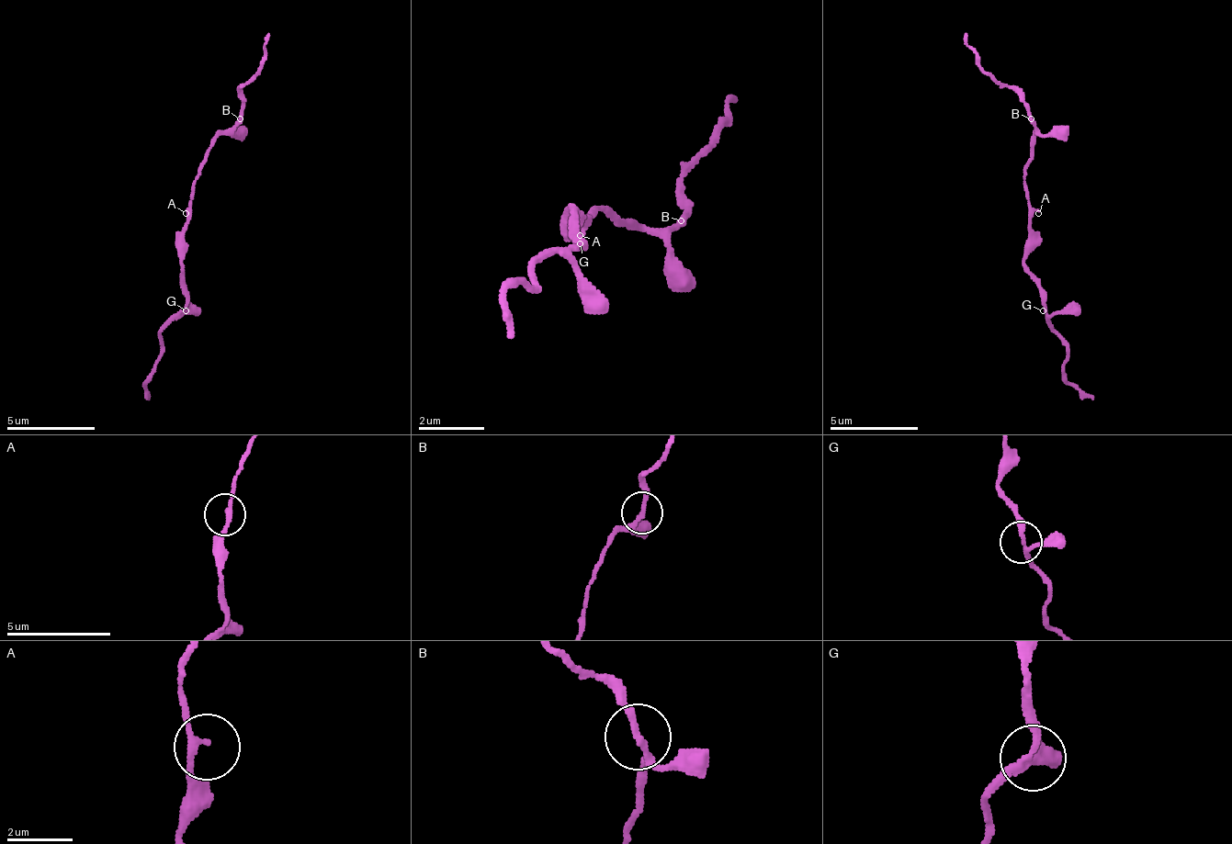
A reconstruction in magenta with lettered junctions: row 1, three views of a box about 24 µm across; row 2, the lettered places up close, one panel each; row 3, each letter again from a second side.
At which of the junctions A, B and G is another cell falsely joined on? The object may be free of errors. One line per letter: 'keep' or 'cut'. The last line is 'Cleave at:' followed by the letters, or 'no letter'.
A: keep
B: keep
G: keep
Cleave at: no letter

